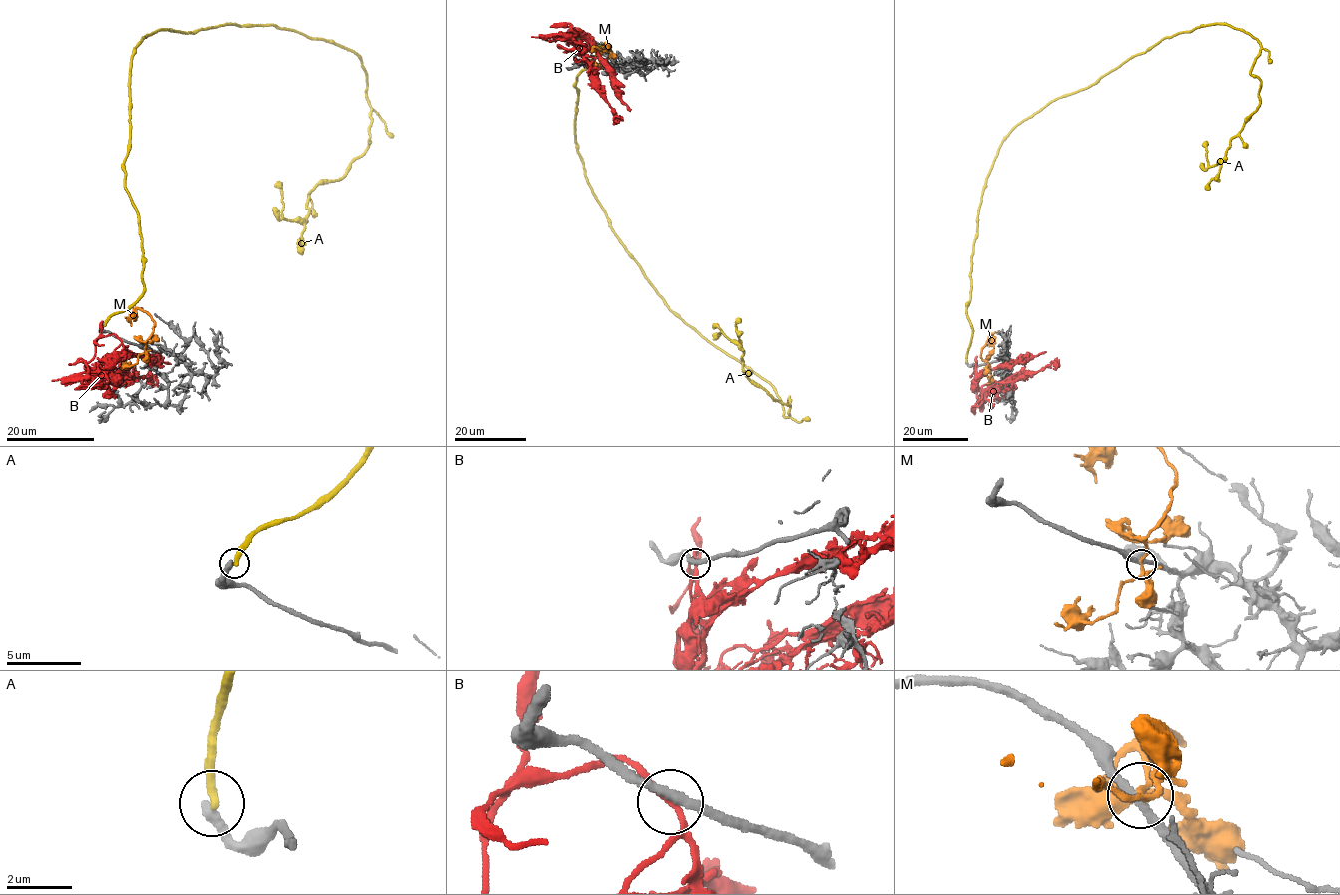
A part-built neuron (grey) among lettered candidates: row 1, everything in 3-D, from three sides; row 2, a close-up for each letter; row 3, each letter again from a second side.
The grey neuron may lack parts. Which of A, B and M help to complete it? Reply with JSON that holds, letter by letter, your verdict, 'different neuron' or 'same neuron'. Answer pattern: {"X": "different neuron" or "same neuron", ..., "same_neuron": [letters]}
{"A": "different neuron", "B": "different neuron", "M": "different neuron", "same_neuron": []}

